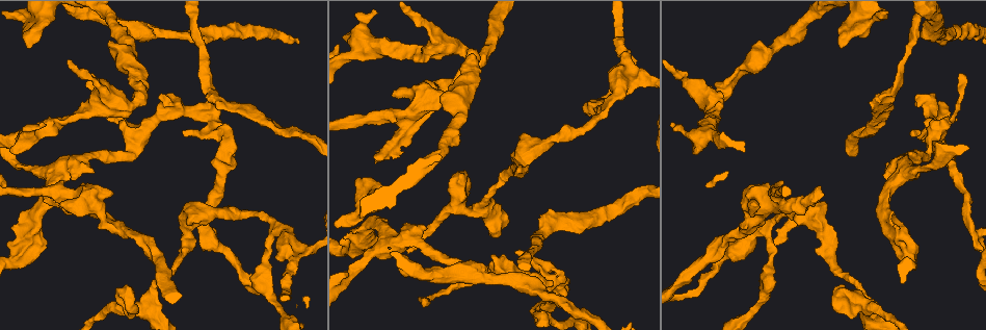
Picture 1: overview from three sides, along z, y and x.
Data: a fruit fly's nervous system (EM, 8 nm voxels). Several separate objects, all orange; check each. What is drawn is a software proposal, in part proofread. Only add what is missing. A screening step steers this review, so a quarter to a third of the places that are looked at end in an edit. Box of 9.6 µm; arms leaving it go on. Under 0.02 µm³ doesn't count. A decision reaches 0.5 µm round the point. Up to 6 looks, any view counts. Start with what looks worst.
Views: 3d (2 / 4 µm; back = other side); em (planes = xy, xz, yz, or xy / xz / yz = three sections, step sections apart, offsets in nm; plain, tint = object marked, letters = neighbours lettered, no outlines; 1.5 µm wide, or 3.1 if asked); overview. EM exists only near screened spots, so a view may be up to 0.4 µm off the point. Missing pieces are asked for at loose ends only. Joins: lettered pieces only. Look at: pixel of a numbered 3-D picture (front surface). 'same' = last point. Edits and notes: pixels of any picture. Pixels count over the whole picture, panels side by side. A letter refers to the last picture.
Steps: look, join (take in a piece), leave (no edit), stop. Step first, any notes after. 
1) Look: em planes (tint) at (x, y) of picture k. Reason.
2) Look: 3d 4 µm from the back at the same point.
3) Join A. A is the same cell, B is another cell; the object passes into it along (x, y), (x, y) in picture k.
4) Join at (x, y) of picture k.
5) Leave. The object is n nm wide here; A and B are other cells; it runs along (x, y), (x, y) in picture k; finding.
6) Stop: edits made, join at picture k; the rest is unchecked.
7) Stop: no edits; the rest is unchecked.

Look: 3d 2 µm at (841, 47) of picture 1. Stops while still wide.

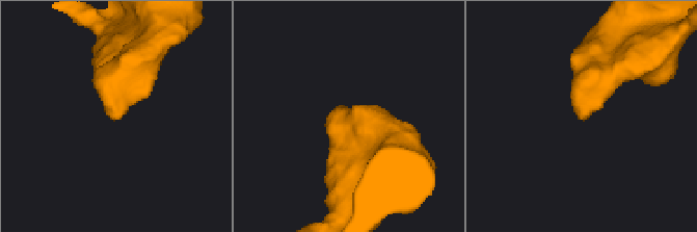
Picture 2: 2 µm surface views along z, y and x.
Look: em planes (letters) at (349, 110) of picture 2.

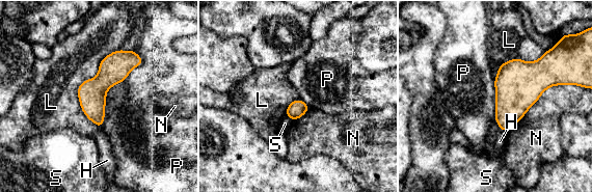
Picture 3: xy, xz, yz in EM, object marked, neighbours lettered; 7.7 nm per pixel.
Leave. The object is 220 nm wide here; the longest contact is with P, 650 nm; H, L, N, P and S are other cells; no lettered piece goes on from it.

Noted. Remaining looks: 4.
Look: 3d 2 µm at (214, 100) of picture 1. Free end.

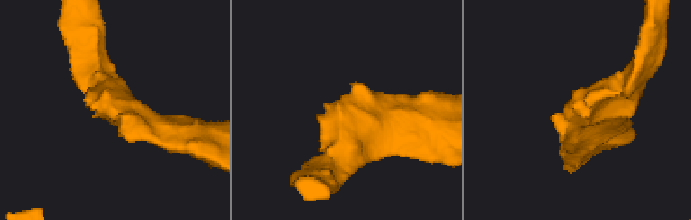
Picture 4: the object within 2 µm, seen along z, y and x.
Look: em planes (letters) at (565, 107) of picture 4. The arms are 220, 220 nm wide; shape alone is not enough.

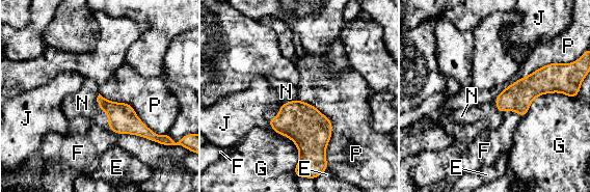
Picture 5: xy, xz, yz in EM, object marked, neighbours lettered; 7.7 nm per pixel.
Join N. N is the same cell, E, F, G, J and P are other cells; it goes on there.

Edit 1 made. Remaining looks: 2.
Stop: edits made, join at picture 5; the rest is unchecked.

